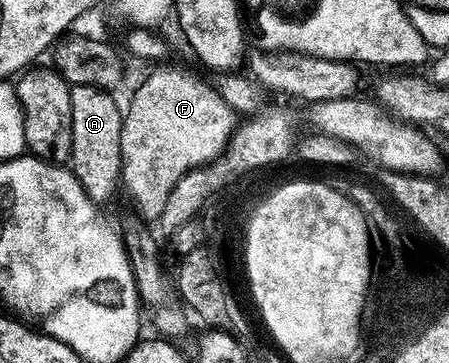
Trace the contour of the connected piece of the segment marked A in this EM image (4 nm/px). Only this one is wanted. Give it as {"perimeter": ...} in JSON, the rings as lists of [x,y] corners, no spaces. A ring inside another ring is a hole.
{"perimeter":[[[91,85],[70,86],[72,103],[72,139],[68,168],[74,172],[76,179],[93,201],[105,203],[117,189],[120,189],[122,175],[122,152],[120,151],[120,131],[122,130],[123,106],[114,102],[115,94]]]}

